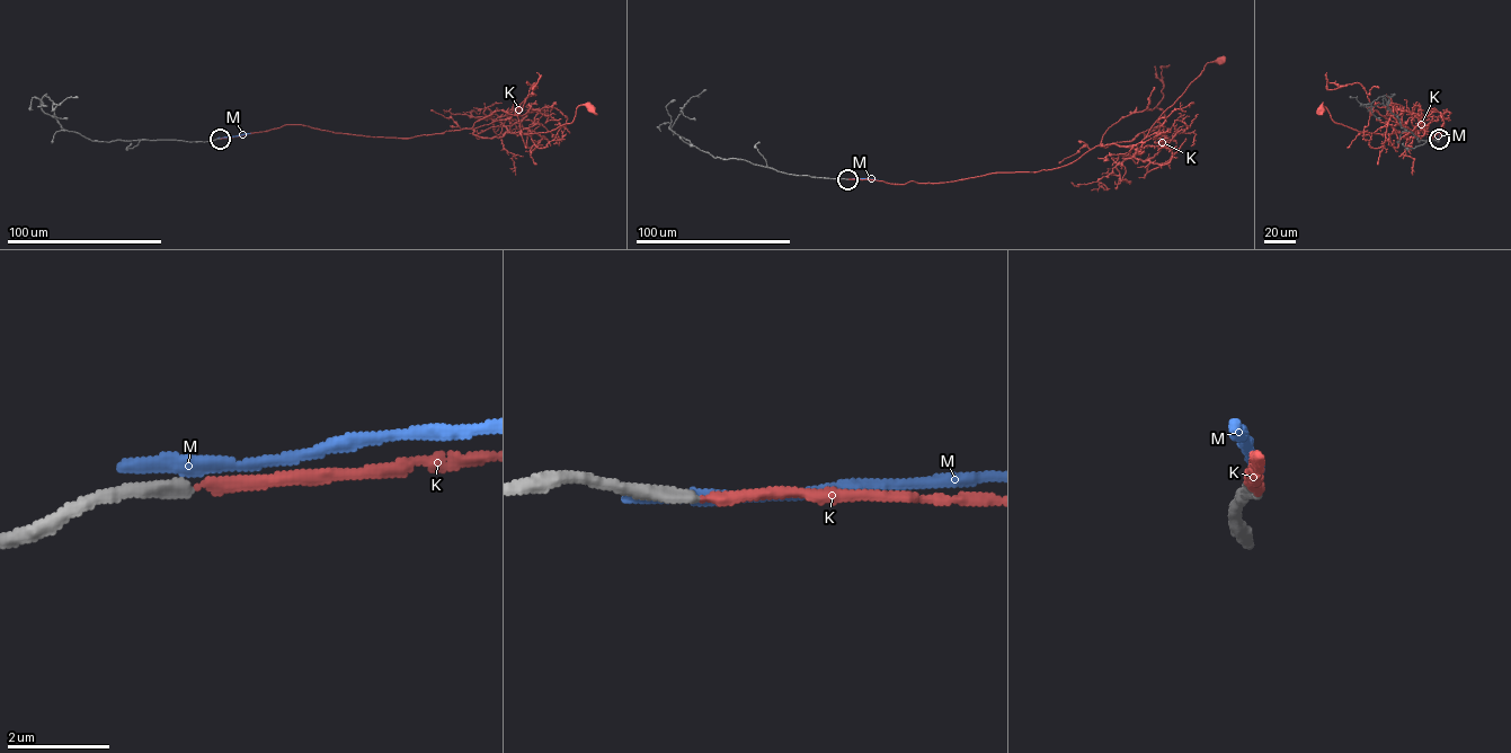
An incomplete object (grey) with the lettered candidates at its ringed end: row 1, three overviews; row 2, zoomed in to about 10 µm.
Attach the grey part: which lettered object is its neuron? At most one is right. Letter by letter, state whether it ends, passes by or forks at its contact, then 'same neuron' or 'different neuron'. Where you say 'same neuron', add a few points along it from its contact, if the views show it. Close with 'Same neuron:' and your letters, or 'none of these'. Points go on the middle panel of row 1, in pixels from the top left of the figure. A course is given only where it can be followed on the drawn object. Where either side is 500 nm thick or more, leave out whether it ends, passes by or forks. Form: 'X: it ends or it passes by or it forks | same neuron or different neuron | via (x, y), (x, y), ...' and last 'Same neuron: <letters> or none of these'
K: it ends | same neuron | via (847, 179), (898, 184), (951, 182), (997, 173), (1052, 169), (1102, 144), (1136, 149), (1203, 67), (1219, 61)
M: it ends | different neuron
Same neuron: K

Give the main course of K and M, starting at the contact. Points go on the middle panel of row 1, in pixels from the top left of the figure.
K: (847, 179), (898, 184), (951, 182), (997, 173), (1052, 169), (1102, 144), (1136, 149), (1203, 67), (1219, 61)
M: (847, 179), (878, 180)

